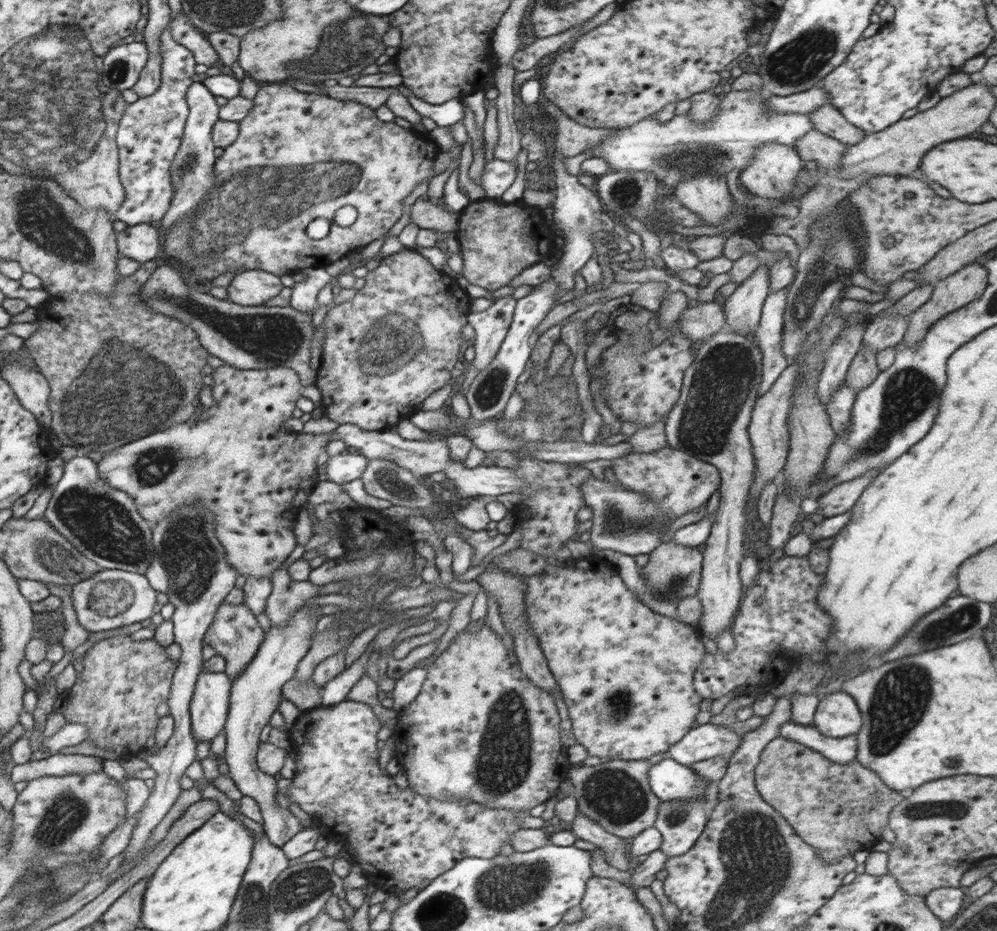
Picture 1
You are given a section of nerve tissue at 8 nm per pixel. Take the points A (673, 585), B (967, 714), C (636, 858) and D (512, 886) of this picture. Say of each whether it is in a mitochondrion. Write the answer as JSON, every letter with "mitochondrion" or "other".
{"A":"mitochondrion","B":"other","C":"other","D":"mitochondrion"}

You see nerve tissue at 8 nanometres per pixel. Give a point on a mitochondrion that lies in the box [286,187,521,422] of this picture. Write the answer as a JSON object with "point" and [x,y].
{"point":[388,344]}

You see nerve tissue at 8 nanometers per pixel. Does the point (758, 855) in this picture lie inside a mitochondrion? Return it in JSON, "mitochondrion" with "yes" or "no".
{"mitochondrion":"yes"}

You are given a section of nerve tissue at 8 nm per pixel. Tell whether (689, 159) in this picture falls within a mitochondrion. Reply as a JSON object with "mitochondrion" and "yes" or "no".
{"mitochondrion":"yes"}

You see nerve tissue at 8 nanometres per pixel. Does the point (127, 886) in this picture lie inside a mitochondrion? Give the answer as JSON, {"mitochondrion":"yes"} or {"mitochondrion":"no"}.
{"mitochondrion":"no"}

